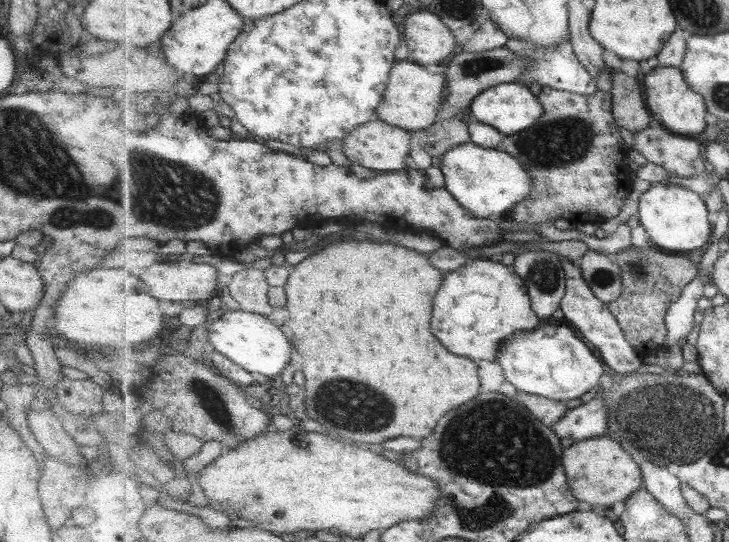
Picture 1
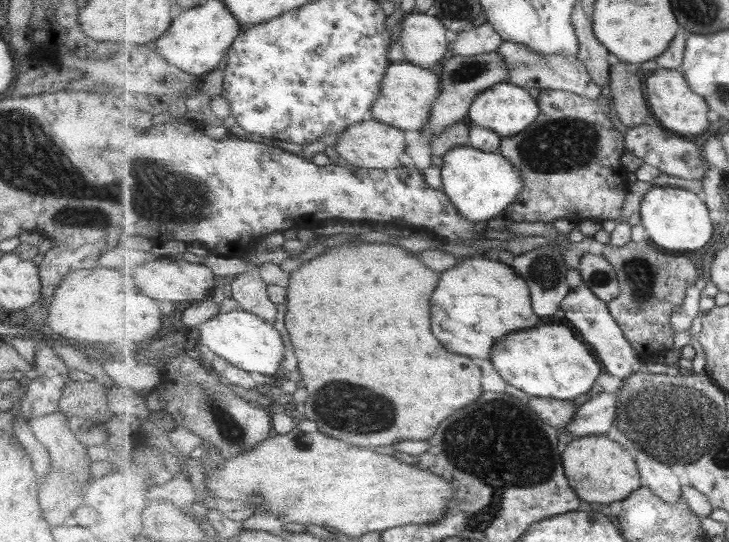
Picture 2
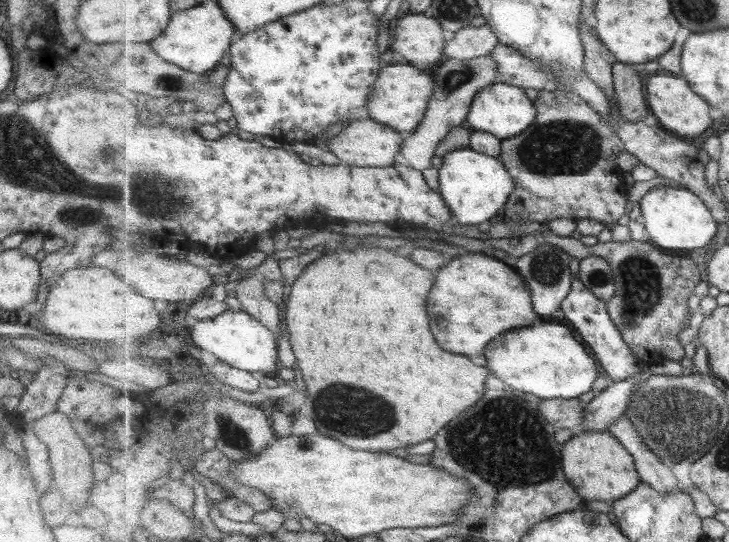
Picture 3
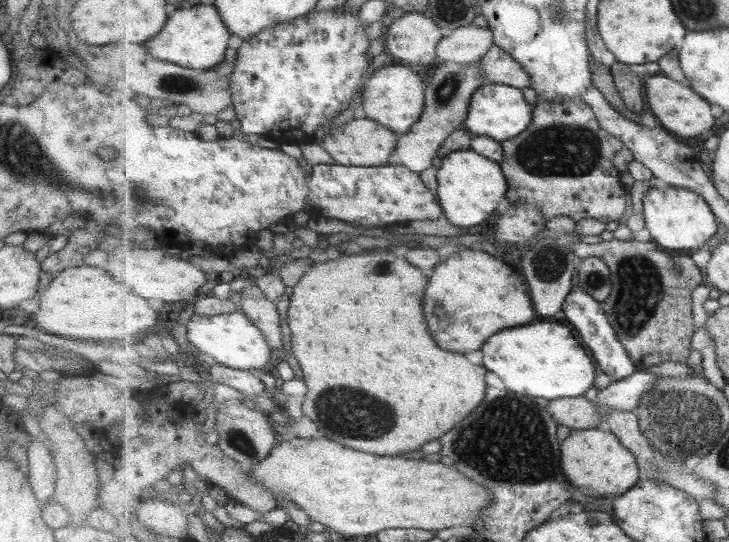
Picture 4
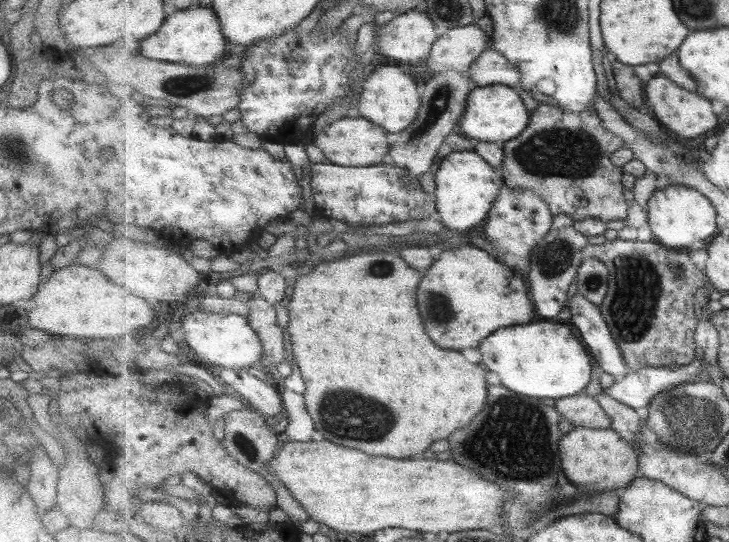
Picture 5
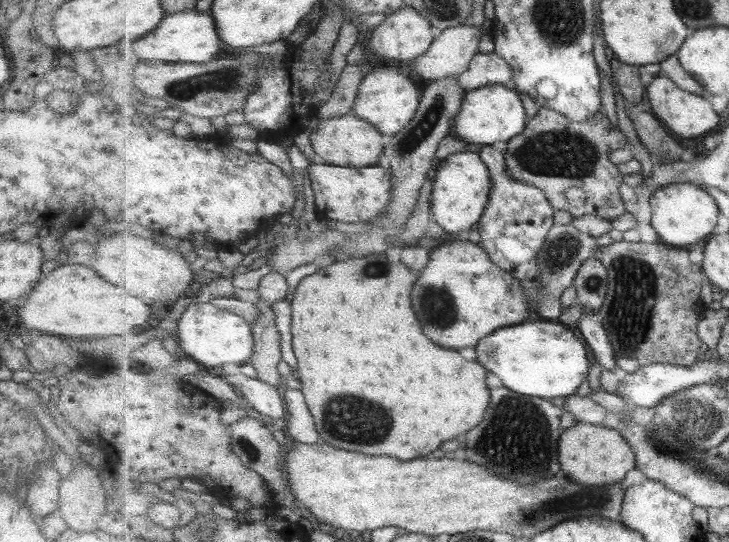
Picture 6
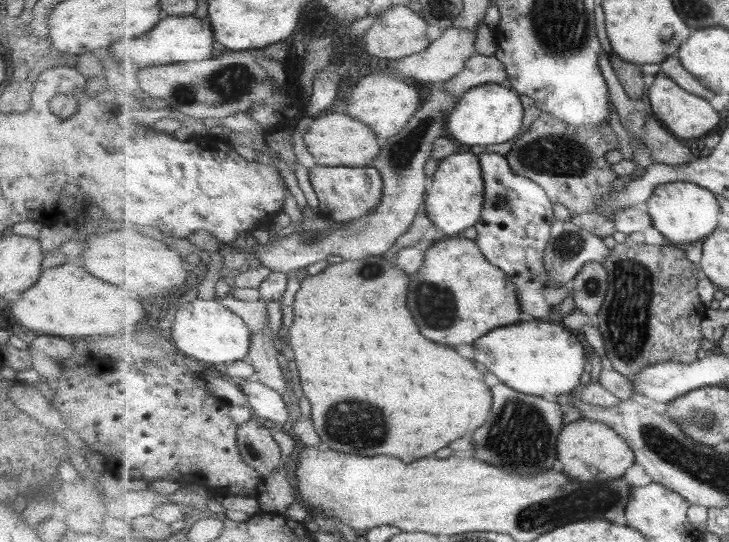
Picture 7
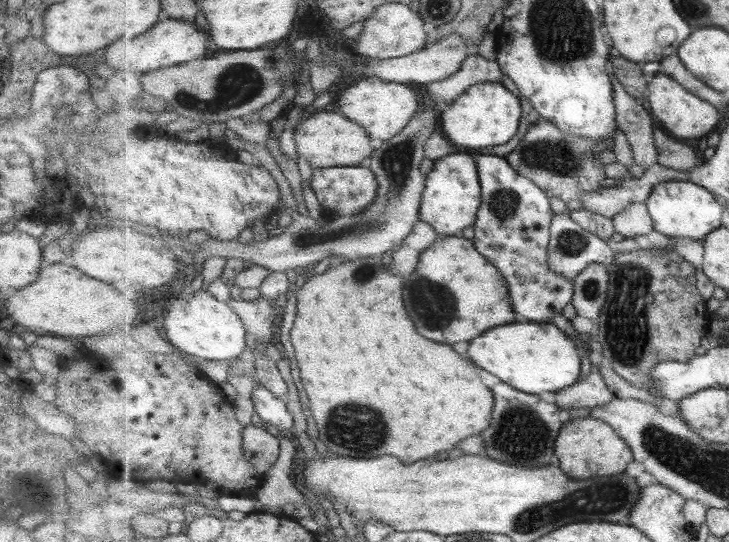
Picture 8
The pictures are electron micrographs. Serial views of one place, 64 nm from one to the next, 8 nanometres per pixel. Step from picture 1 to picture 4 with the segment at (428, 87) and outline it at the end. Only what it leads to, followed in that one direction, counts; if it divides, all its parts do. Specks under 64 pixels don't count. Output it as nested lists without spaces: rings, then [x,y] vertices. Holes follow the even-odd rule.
[[[399,65],[383,67],[375,71],[366,84],[359,114],[376,120],[393,132],[408,133],[425,112],[427,84],[411,68]]]

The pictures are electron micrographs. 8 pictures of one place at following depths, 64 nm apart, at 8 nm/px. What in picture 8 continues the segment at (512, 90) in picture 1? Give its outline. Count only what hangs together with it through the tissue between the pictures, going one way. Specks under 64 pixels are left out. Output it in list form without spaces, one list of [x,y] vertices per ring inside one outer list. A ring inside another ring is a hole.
[[[481,83],[467,89],[454,103],[443,108],[441,131],[457,146],[465,146],[465,148],[473,148],[473,150],[481,150],[487,146],[501,146],[507,144],[517,134],[519,122],[521,122],[521,112],[523,112],[521,100],[507,90],[503,84]]]

